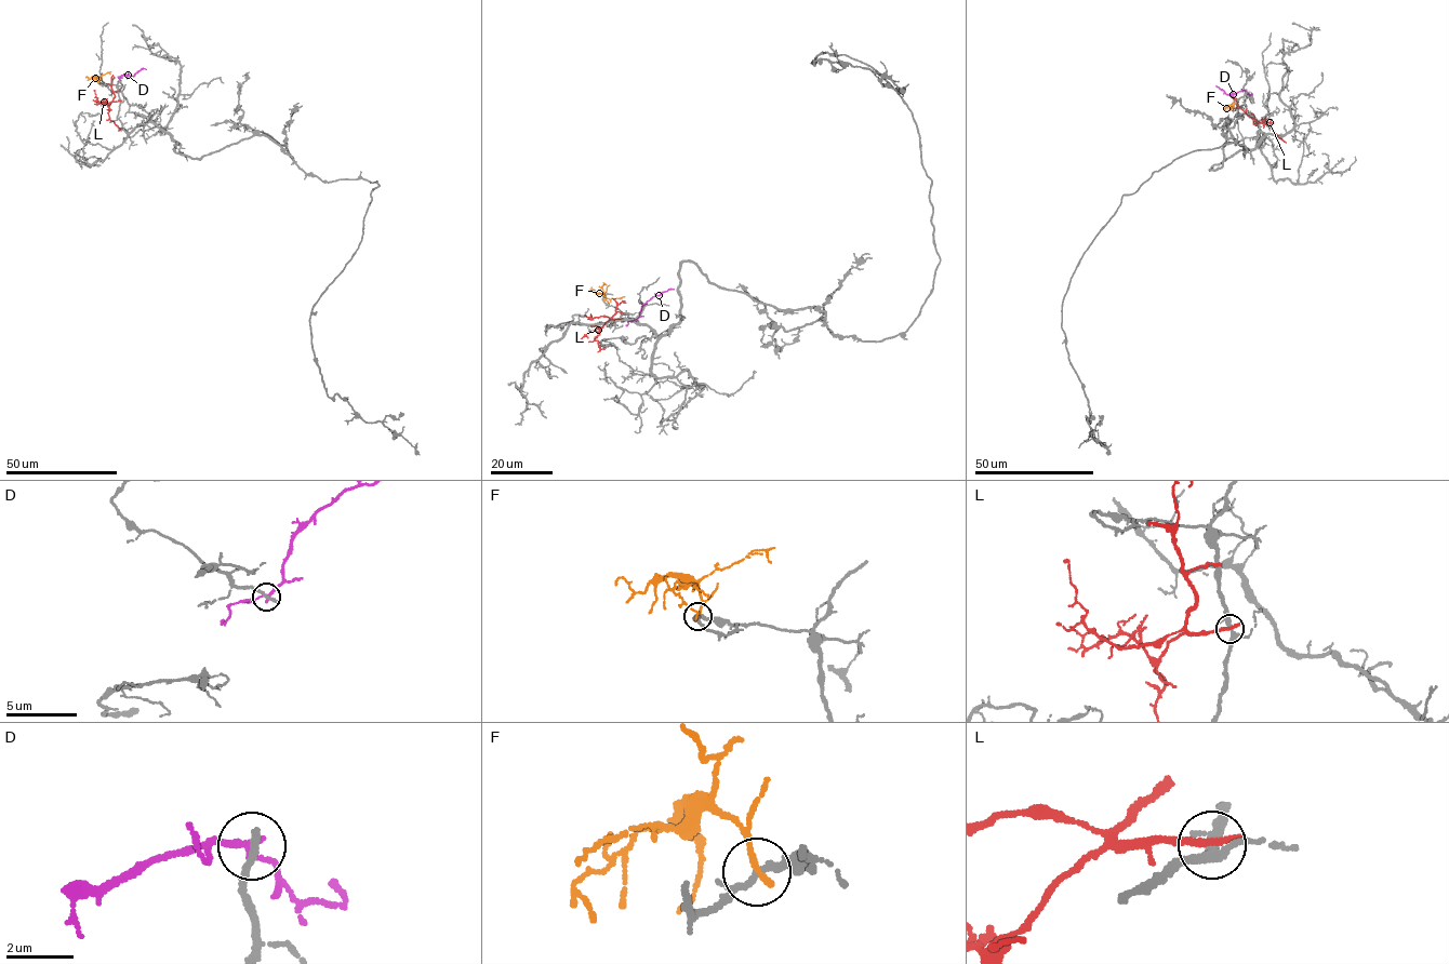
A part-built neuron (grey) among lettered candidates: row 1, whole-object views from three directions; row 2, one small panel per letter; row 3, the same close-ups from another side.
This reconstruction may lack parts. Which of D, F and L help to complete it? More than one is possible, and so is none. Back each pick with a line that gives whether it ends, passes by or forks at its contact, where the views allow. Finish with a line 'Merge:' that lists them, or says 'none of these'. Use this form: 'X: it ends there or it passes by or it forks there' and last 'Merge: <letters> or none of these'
Merge: none of these

